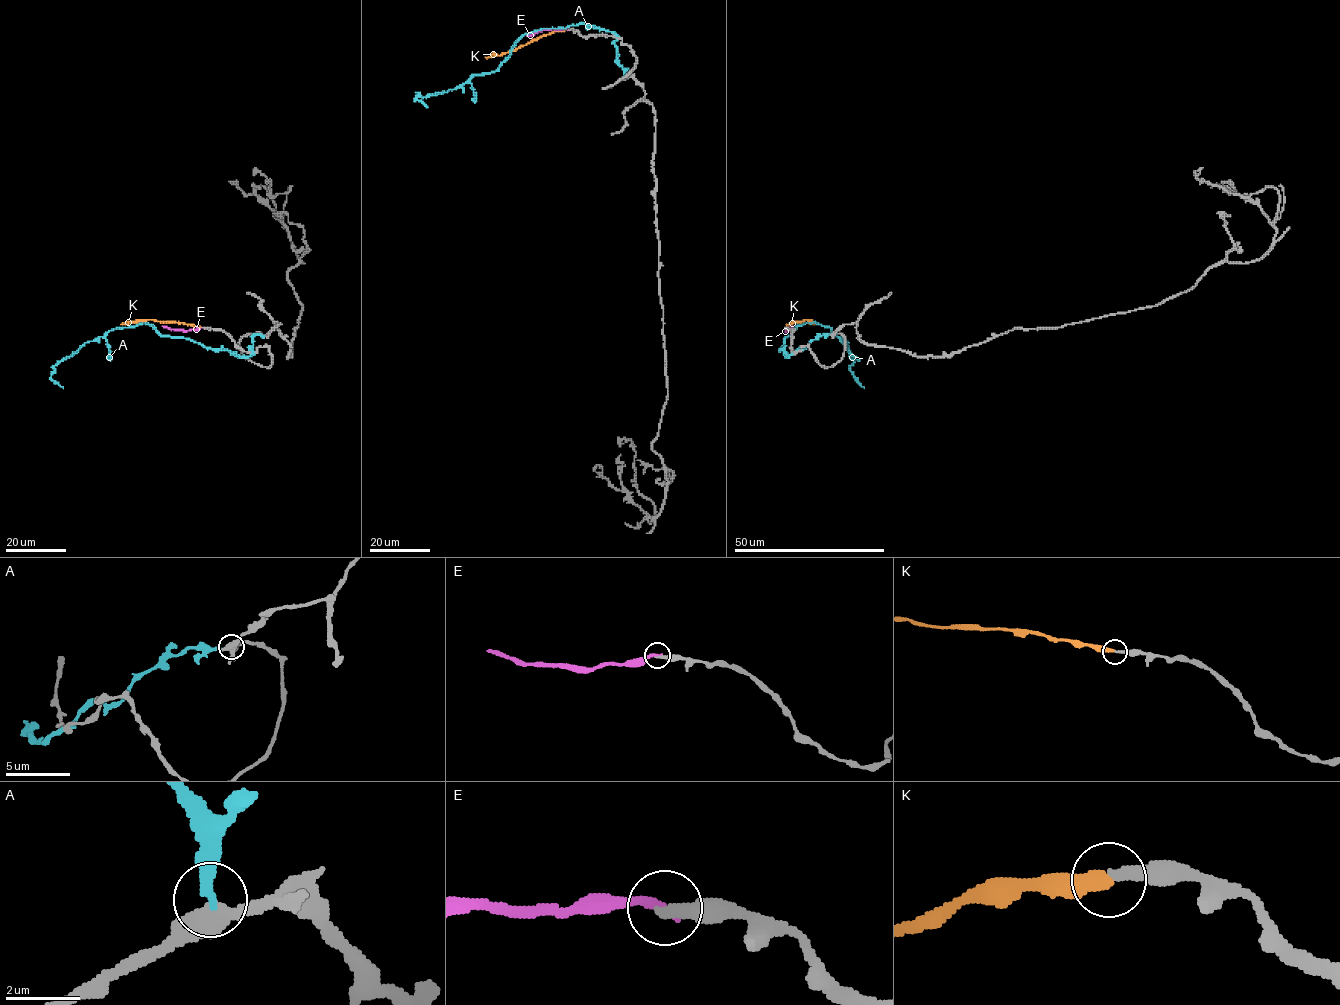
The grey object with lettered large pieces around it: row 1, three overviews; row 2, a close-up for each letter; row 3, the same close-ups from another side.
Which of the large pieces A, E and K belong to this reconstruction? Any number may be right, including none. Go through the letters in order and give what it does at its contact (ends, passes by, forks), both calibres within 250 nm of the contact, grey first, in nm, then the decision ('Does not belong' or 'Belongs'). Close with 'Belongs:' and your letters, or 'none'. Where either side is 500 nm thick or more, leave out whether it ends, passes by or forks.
A: It ends there. Thickness 380 nm (grey) against 240 nm. Does not belong
E: It ends there. Thickness 320 nm (grey) against 280 nm. Does not belong
K: It ends there. Thickness 240 nm (grey) against 380 nm. Belongs
Belongs: K

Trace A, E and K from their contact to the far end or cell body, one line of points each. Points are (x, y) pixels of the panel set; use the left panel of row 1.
A: (260, 334), (240, 356), (146, 323), (112, 328), (54, 365), (50, 378), (63, 388)
E: (202, 327), (180, 330), (162, 326)
K: (202, 327), (153, 320), (121, 324)

